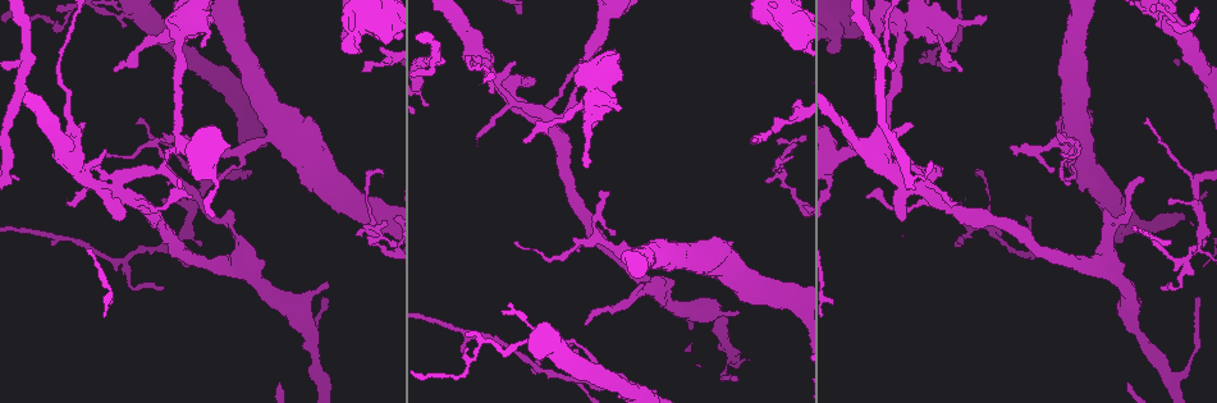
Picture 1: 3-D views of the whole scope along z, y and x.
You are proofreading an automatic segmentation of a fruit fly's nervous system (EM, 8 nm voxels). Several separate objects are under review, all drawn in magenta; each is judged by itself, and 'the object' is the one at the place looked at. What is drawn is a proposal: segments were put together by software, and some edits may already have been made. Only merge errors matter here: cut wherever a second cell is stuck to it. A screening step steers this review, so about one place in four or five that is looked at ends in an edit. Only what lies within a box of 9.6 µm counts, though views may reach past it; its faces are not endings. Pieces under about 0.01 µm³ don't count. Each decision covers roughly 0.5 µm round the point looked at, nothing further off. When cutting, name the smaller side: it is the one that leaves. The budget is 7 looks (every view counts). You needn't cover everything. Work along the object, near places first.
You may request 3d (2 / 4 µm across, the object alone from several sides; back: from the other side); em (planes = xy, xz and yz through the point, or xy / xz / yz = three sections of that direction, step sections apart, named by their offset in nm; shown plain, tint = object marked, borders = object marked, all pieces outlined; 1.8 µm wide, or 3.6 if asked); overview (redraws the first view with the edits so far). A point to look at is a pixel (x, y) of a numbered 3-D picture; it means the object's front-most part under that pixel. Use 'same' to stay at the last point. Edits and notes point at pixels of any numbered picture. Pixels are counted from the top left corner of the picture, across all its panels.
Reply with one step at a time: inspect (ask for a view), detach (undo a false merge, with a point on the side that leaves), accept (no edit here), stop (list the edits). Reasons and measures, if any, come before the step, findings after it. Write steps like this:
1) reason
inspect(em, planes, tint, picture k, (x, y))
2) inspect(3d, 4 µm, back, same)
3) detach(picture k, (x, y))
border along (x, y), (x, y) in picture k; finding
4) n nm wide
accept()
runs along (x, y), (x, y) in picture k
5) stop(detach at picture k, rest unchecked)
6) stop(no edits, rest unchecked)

sudden change in width
inspect(em, yz, step 16, tint, picture 1, (70, 115))

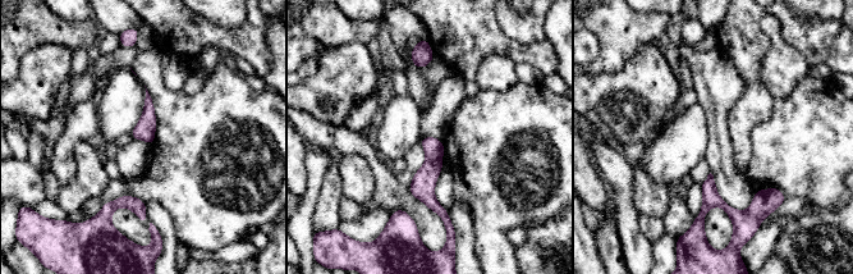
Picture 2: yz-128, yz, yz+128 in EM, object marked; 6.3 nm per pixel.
inspect(em, planes, tint, same)

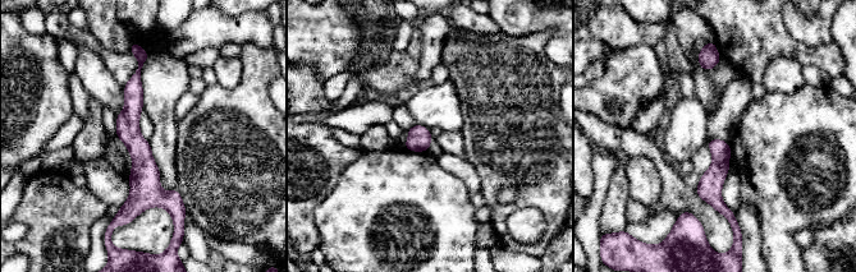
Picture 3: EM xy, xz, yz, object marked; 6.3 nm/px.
accept()
runs along (137, 75), (141, 198), (129, 215) in picture 3; continuous, no second cell

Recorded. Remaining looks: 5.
sharp bend
inspect(em, yz, step 16, tint, picture 1, (590, 91))

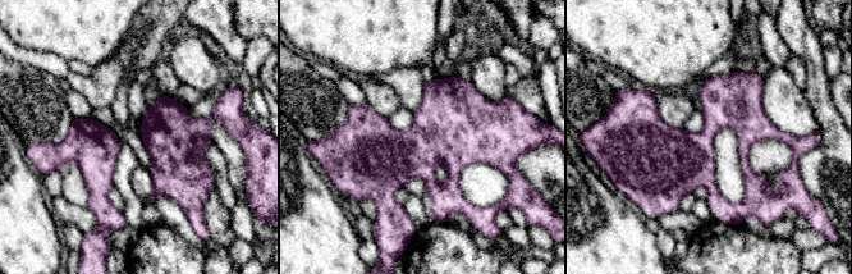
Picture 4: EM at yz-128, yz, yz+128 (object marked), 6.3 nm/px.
140 nm wide
accept()
one cell here

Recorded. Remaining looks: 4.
abrupt turn
inspect(em, 3.6 µm, xy, step 8, plain, picture 1, (841, 27))

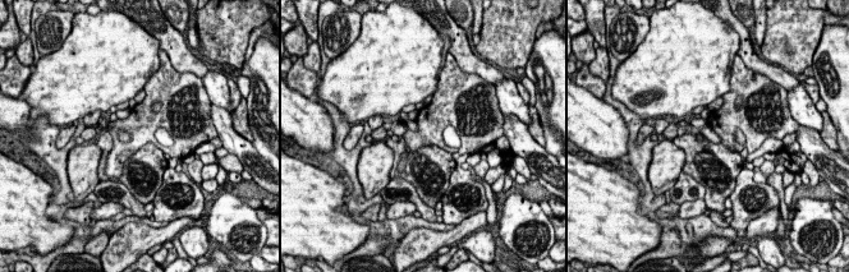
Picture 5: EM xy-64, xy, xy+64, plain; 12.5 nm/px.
inspect(em, 3.6 µm, xy, step 8, tint, same)

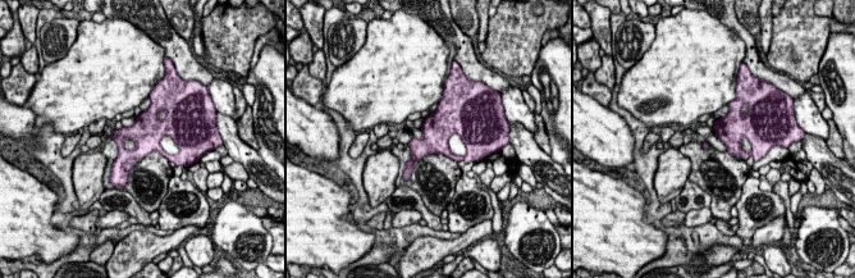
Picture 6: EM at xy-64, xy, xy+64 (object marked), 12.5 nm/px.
accept()
all the same cell

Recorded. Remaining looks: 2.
stop(no edits, rest unchecked)

